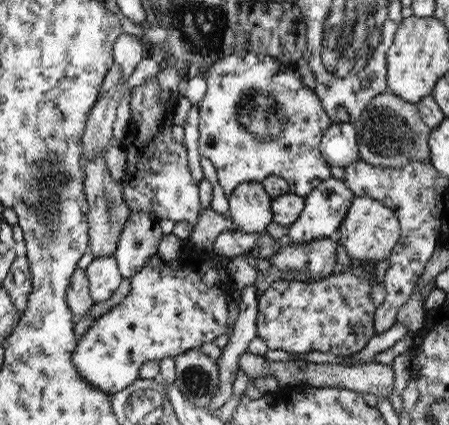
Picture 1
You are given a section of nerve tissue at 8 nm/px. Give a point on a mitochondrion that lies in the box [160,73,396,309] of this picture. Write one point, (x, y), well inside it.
(256, 105)

